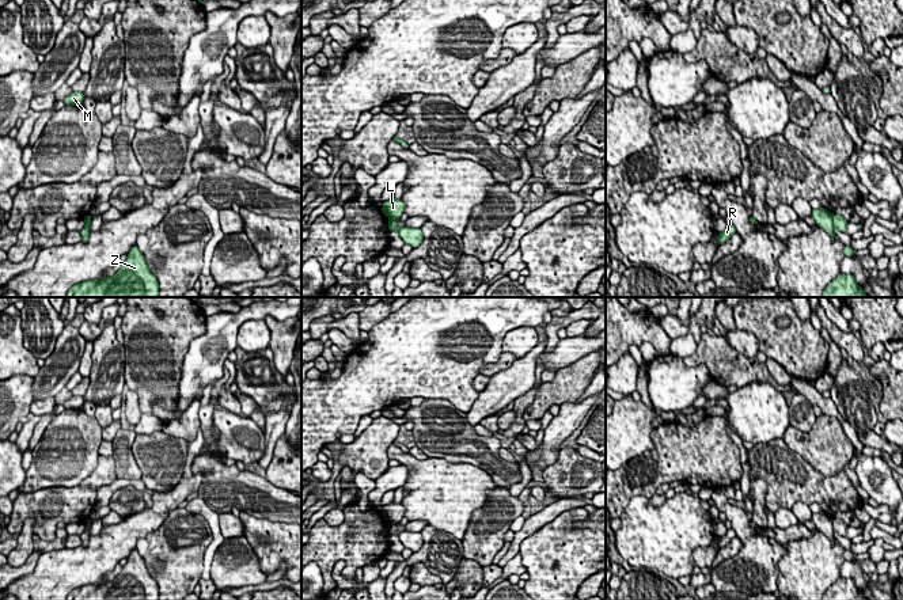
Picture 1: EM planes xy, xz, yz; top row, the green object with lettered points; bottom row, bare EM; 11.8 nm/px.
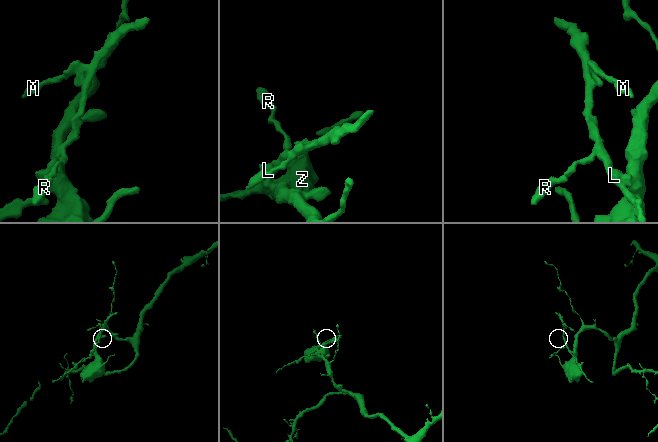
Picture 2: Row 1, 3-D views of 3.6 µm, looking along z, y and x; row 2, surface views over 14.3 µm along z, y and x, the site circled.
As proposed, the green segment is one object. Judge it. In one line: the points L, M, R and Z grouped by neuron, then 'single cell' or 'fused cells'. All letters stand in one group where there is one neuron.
groups L M R / Z; fused cells

